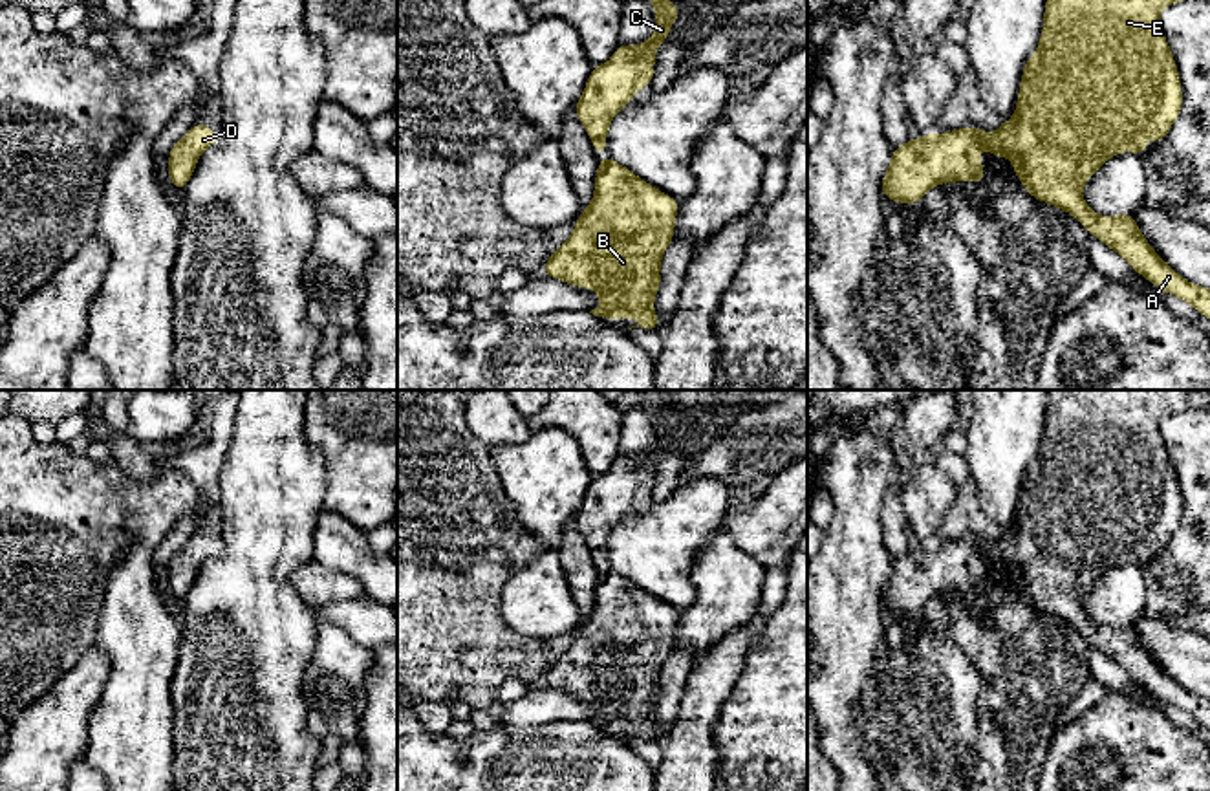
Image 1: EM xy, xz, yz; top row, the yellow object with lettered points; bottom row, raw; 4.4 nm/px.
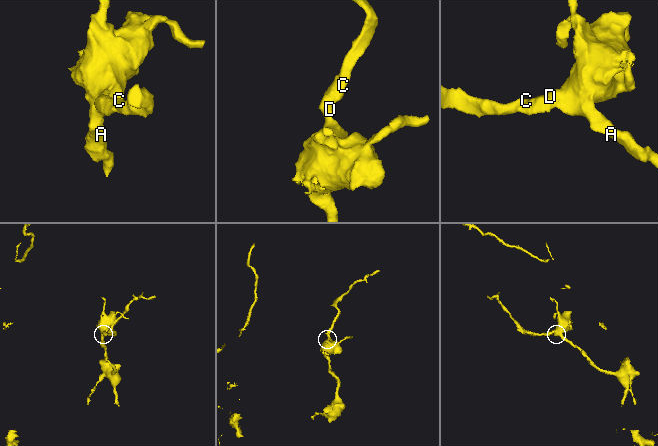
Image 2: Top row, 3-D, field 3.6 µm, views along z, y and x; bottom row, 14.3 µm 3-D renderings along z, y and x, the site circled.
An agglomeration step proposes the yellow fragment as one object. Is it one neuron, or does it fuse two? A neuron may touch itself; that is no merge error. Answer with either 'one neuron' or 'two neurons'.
one neuron

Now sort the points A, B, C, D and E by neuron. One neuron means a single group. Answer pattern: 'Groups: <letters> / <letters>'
Groups: A B C D E

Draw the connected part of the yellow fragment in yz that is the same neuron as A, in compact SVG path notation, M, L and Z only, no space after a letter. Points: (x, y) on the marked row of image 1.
M1045 0L1040 44L1025 62L1014 115L1003 121L996 132L965 126L943 134L924 134L917 139L910 137L891 150L891 163L880 183L880 194L895 203L921 203L932 187L957 181L979 183L985 179L985 165L978 161L978 156L987 146L989 156L1012 161L1012 170L1034 200L1075 216L1087 233L1120 255L1133 273L1142 275L1155 287L1175 295L1210 319L1210 289L1188 282L1173 271L1146 242L1133 214L1100 216L1082 198L1082 187L1107 159L1122 152L1142 156L1146 139L1162 141L1179 119L1183 106L1179 70L1159 20L1166 5L1179 2L1183 0Z

